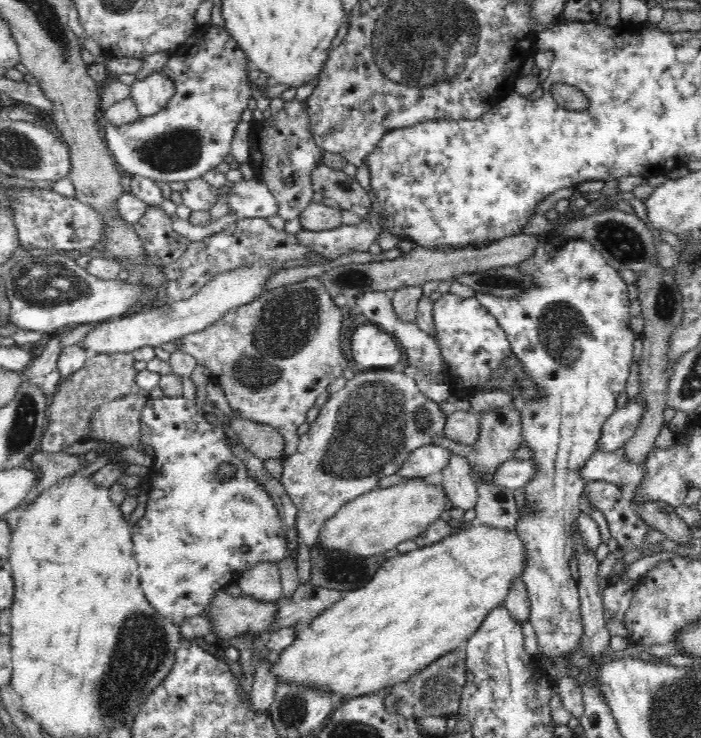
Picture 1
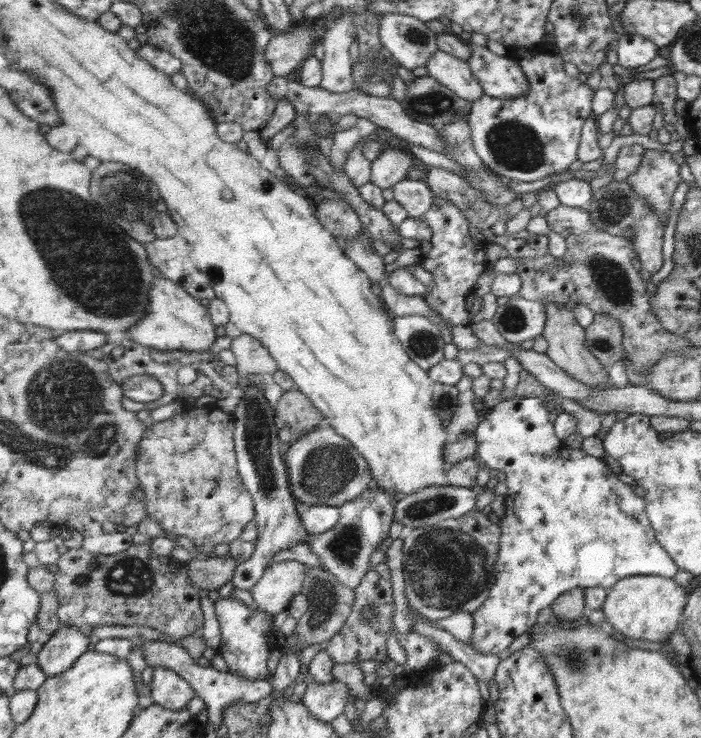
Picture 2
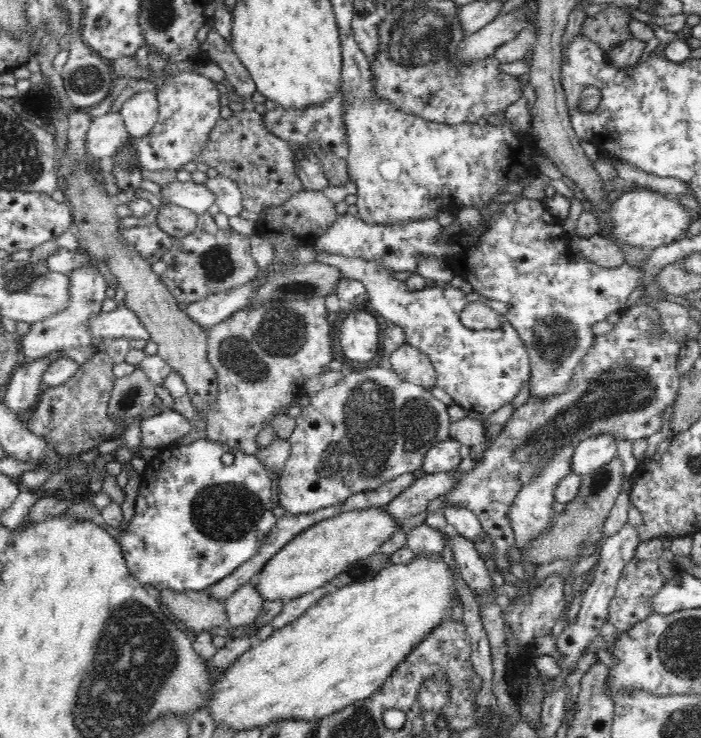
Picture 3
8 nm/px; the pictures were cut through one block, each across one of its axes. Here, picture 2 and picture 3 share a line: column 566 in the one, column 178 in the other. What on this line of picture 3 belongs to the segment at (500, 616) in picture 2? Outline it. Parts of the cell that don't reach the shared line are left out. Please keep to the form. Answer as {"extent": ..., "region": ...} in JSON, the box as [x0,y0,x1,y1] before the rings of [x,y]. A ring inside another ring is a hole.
{"extent":[118,440,280,592],"region":[[[186,440],[186,444],[166,444],[158,450],[158,456],[154,456],[148,462],[148,468],[140,474],[142,476],[142,486],[136,498],[136,512],[132,522],[128,522],[128,526],[124,526],[118,534],[124,556],[126,556],[126,564],[132,572],[132,576],[142,584],[150,584],[160,592],[206,592],[206,588],[214,588],[218,586],[222,580],[226,580],[226,576],[234,576],[234,572],[246,564],[248,560],[252,560],[260,548],[266,544],[268,534],[274,530],[274,524],[278,524],[278,516],[280,512],[274,510],[274,502],[270,502],[270,490],[272,490],[272,478],[270,472],[266,470],[266,466],[252,454],[246,454],[242,450],[234,450],[228,444],[222,442],[212,442],[212,440]]]}

